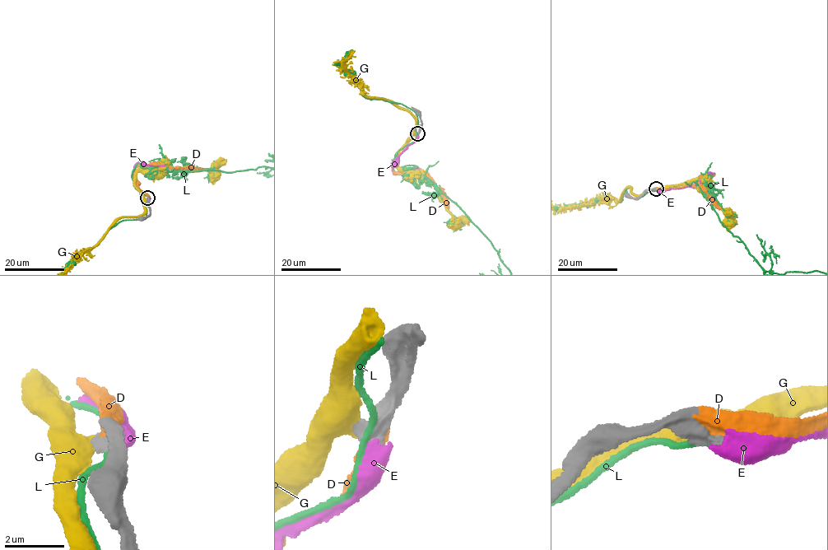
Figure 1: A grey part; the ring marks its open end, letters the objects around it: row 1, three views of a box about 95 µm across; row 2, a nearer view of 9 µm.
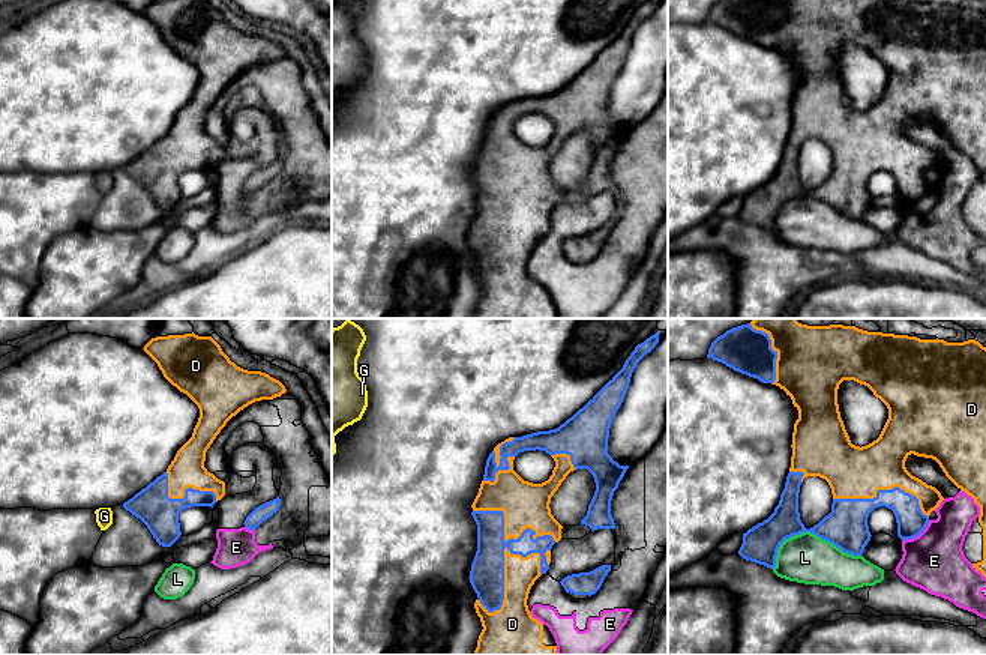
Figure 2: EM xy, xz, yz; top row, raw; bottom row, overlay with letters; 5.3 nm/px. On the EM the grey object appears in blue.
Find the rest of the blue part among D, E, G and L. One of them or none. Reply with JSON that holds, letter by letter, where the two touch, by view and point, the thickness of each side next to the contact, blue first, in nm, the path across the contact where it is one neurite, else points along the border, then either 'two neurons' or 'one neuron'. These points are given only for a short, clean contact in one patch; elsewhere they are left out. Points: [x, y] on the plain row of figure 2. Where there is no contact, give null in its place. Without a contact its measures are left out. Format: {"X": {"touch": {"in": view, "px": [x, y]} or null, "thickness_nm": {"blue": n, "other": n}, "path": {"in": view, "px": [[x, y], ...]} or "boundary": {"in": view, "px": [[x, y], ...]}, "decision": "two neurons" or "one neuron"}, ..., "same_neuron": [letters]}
{"D": {"touch": {"in": "xz", "px": [503, 232]}, "thickness_nm": {"blue": 190, "other": 180}, "decision": "one neuron"}, "E": {"touch": {"in": "yz", "px": [917, 199]}, "thickness_nm": {"blue": 160, "other": 320}, "decision": "two neurons"}, "G": {"touch": null, "decision": "two neurons"}, "L": {"touch": {"in": "yz", "px": [808, 194]}, "thickness_nm": {"blue": 220, "other": 260}, "decision": "two neurons"}, "same_neuron": ["D"]}

